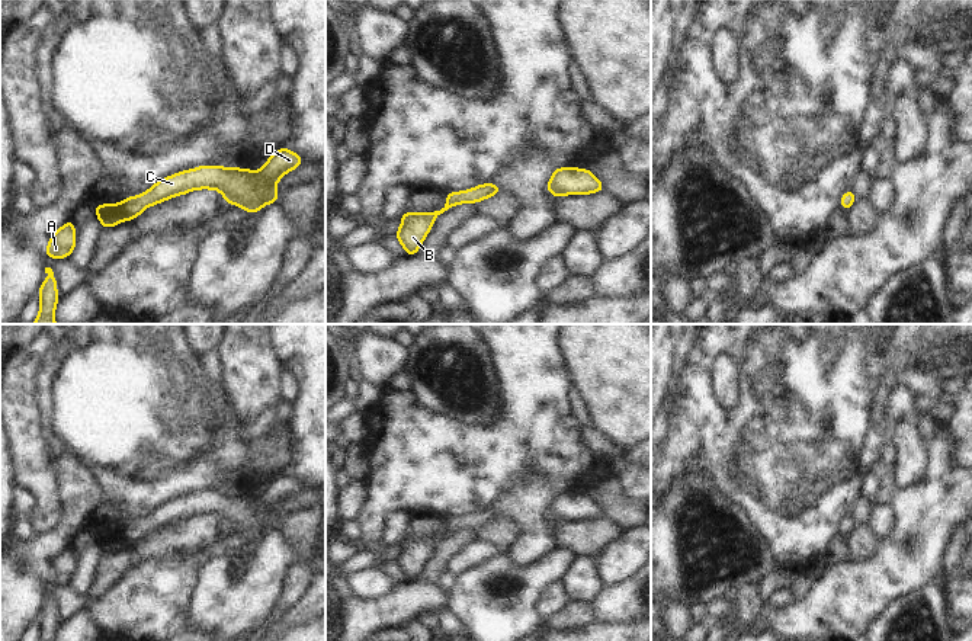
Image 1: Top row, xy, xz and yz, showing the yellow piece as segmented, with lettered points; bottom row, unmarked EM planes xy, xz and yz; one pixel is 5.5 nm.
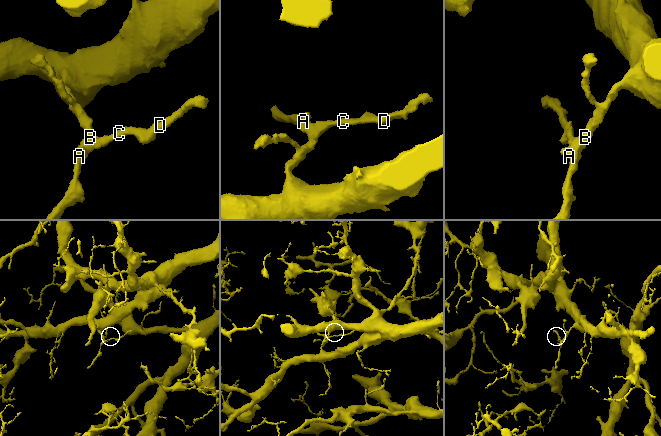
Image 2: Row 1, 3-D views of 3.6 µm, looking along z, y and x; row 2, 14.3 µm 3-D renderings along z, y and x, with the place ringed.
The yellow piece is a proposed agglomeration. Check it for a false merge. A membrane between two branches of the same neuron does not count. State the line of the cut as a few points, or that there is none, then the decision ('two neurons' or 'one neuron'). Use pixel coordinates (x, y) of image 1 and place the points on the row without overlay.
no cut | one neuron

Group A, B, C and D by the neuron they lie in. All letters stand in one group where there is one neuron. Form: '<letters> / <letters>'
A B C D

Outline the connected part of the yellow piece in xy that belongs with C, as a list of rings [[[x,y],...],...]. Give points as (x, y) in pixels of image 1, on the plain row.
[[[289,474],[275,477],[267,488],[259,496],[202,491],[158,506],[145,519],[125,523],[121,529],[97,531],[93,535],[102,552],[116,552],[121,547],[135,545],[147,532],[153,532],[177,520],[195,515],[219,516],[225,529],[238,531],[256,539],[264,529],[278,528],[275,516],[279,504],[302,491],[302,484]]]

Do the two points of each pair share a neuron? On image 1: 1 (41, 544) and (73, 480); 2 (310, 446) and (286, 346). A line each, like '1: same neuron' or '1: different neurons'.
1: same neuron
2: same neuron

